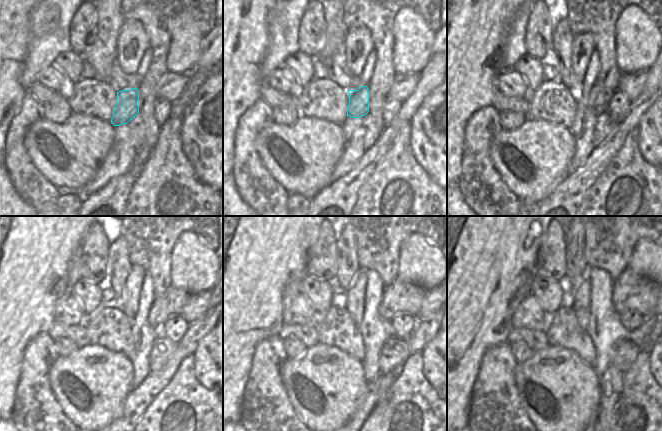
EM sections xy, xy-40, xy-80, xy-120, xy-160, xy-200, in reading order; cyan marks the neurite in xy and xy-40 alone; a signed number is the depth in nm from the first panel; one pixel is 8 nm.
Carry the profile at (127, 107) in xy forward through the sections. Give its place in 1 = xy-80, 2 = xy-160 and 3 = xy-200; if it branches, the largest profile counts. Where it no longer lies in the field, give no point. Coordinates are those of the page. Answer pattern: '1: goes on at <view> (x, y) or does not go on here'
1: goes on at xy-80 (597, 95)
2: goes on at xy-160 (401, 296)
3: goes on at xy-200 (631, 291)

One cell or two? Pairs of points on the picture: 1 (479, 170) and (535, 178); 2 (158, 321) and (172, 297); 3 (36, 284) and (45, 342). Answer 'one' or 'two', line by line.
1: two
2: one
3: two

